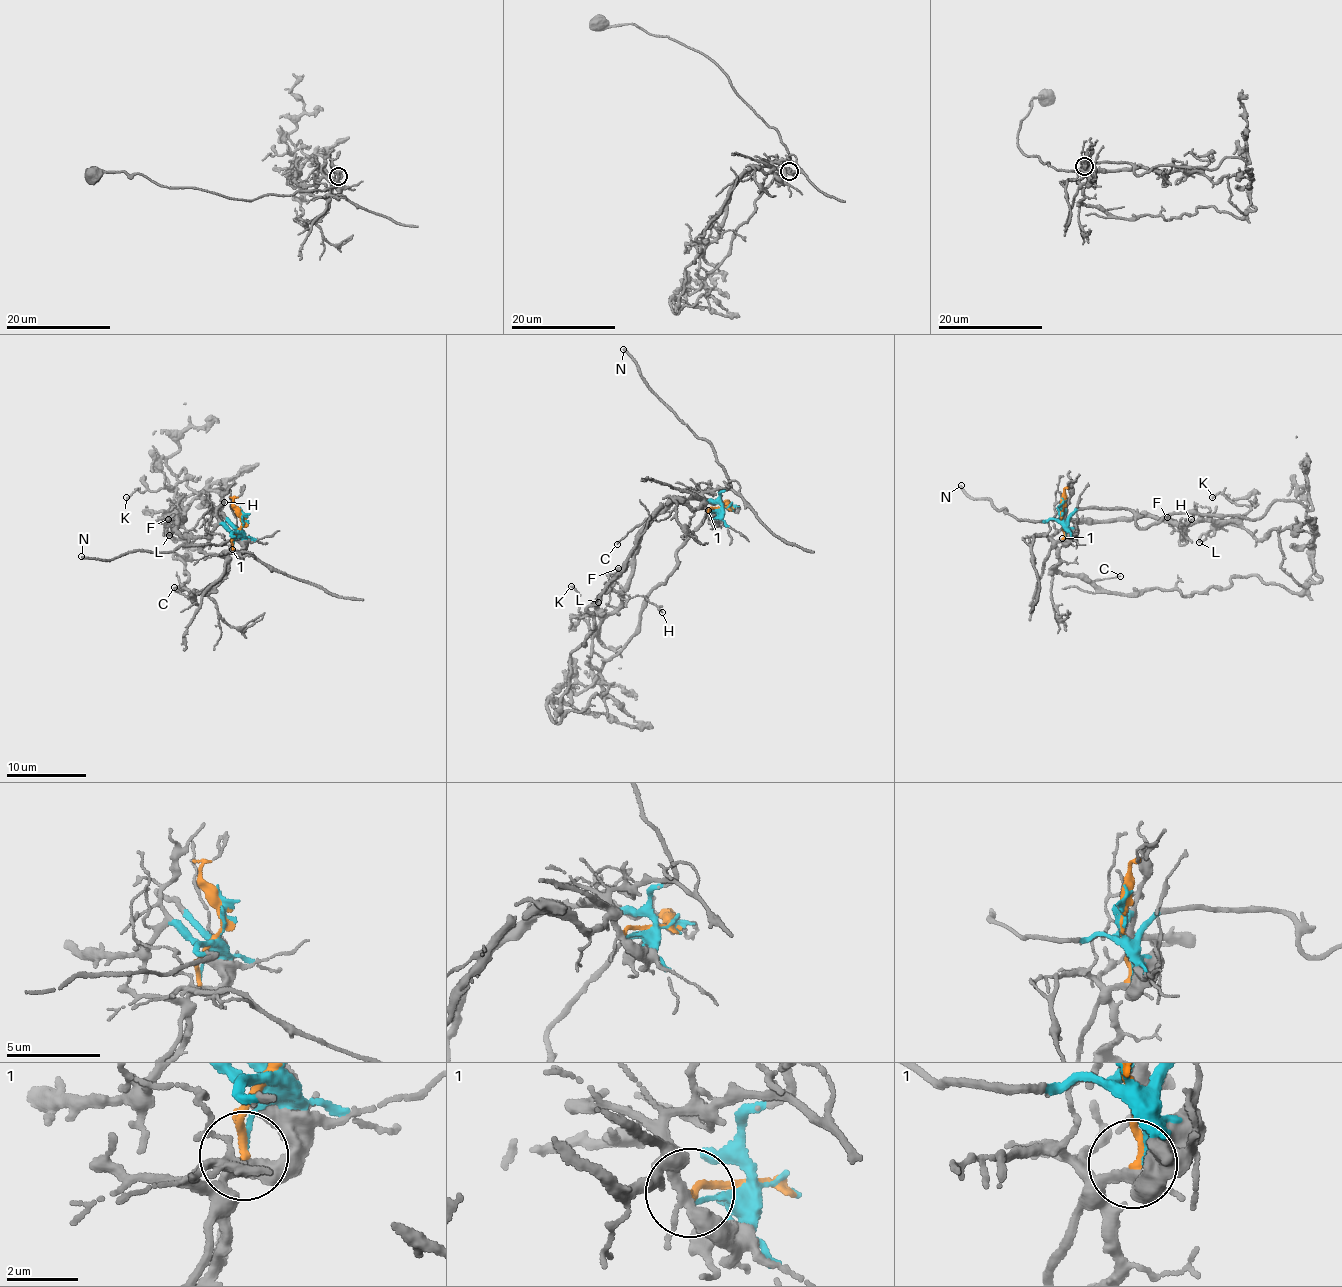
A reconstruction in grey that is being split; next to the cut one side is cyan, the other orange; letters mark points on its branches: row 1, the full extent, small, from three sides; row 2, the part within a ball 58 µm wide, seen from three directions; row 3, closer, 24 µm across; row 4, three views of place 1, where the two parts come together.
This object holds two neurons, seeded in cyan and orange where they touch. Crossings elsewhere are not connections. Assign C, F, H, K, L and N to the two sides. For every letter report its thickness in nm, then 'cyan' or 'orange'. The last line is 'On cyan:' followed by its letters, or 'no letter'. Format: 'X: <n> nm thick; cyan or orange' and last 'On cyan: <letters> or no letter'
C: 90 nm thick; orange
F: 150 nm thick; cyan
H: 130 nm thick; cyan
K: 130 nm thick; cyan
L: 140 nm thick; cyan
N: 190 nm thick; cyan
On cyan: F, H, K, L, N

